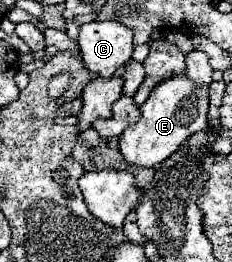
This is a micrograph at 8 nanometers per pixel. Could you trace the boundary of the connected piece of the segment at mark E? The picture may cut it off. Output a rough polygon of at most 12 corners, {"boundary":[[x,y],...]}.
{"boundary":[[158,83],[120,137],[130,165],[156,167],[206,129],[208,85]]}

